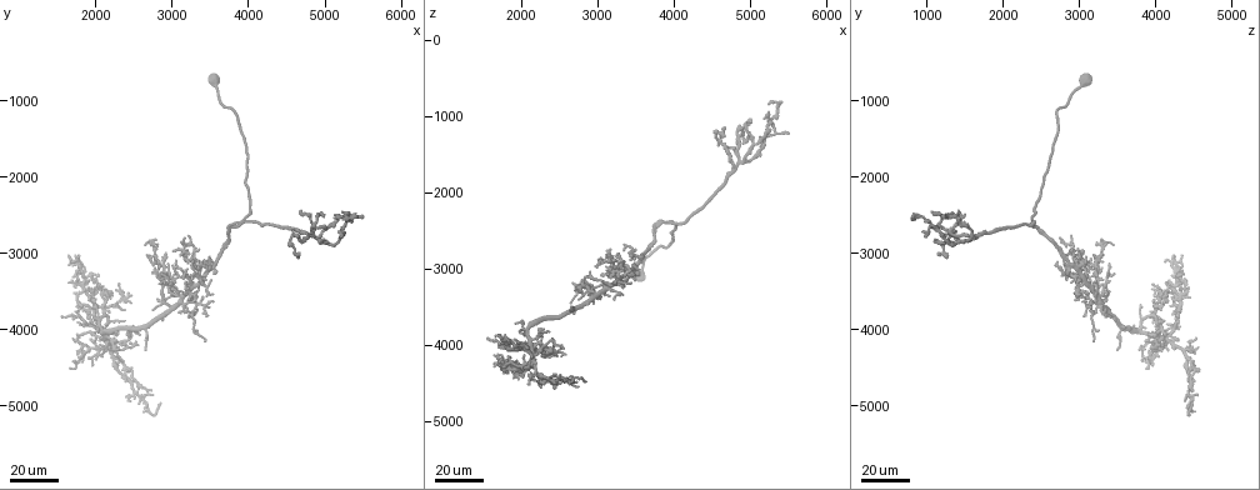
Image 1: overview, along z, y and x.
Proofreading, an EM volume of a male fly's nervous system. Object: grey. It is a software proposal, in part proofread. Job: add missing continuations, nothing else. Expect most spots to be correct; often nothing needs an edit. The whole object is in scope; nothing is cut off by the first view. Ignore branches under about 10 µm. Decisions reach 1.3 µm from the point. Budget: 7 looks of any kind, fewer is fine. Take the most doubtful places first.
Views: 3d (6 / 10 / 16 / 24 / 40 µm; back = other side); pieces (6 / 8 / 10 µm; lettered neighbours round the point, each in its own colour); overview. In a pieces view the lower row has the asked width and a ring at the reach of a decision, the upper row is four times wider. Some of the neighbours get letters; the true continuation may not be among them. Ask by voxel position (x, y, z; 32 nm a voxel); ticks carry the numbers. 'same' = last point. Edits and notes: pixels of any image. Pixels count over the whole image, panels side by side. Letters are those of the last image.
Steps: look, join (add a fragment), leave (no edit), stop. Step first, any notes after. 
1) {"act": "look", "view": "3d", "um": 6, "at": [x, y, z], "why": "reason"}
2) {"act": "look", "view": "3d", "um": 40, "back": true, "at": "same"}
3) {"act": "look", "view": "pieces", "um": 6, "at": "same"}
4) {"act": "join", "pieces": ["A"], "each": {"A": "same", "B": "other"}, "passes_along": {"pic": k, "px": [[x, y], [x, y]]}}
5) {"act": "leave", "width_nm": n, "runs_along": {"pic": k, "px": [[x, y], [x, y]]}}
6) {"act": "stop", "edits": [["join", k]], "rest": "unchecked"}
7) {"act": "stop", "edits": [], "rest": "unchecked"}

{"act": "look", "view": "3d", "um": 40, "at": [4700, 3050, 1150]}

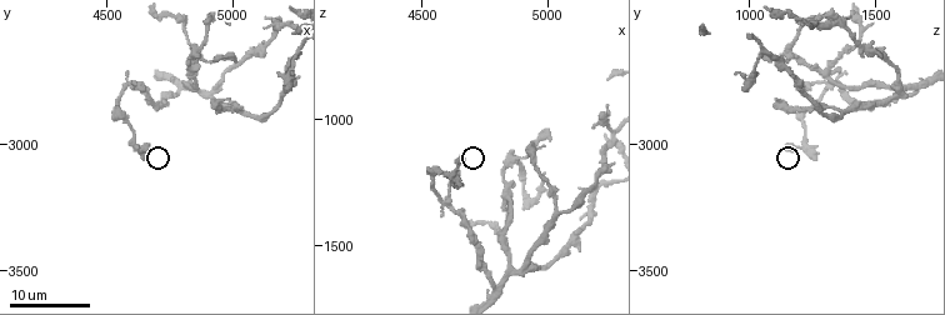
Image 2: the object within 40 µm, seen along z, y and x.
{"act": "look", "view": "pieces", "um": 10, "at": [4660, 3030, 1150]}

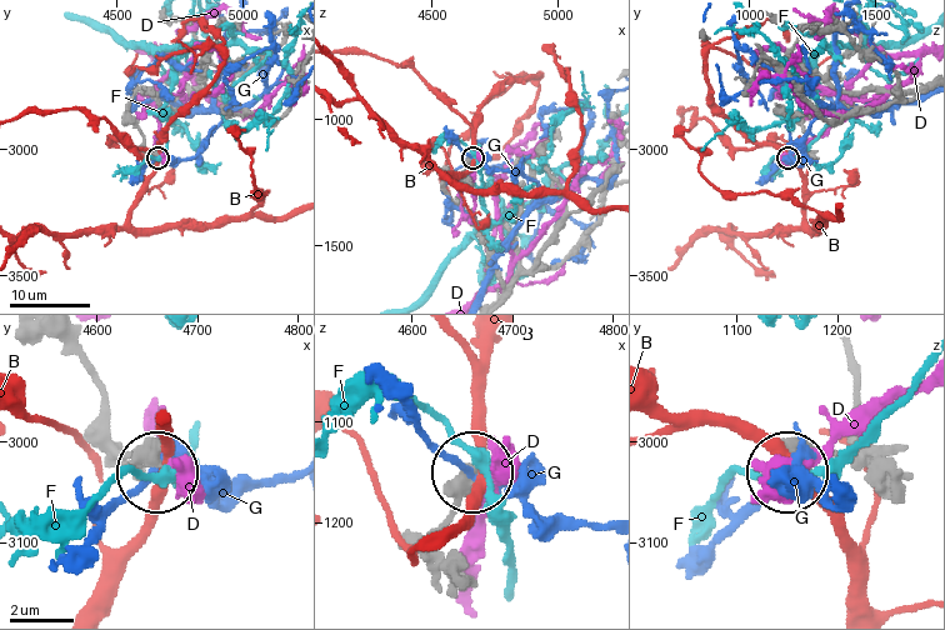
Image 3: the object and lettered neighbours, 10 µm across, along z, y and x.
{"act": "leave", "width_nm": 460, "each": {"B": "other", "D": "other", "F": "other", "G": "other"}, "runs_along": {"pic": 3, "px": [[74, 335], [101, 424], [153, 461]]}, "found": "no lettered fragment goes on from it"}

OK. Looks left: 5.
{"act": "look", "view": "3d", "um": 40, "at": [4700, 2450, 1400], "why": "an open end"}

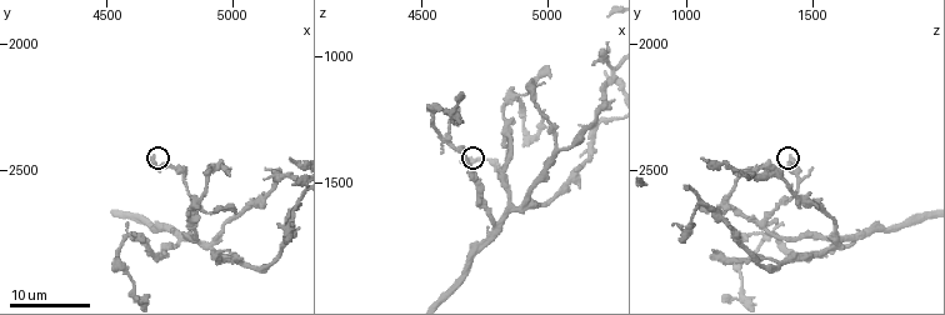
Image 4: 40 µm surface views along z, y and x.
{"act": "look", "view": "pieces", "um": 6, "at": [4690, 2440, 1410]}

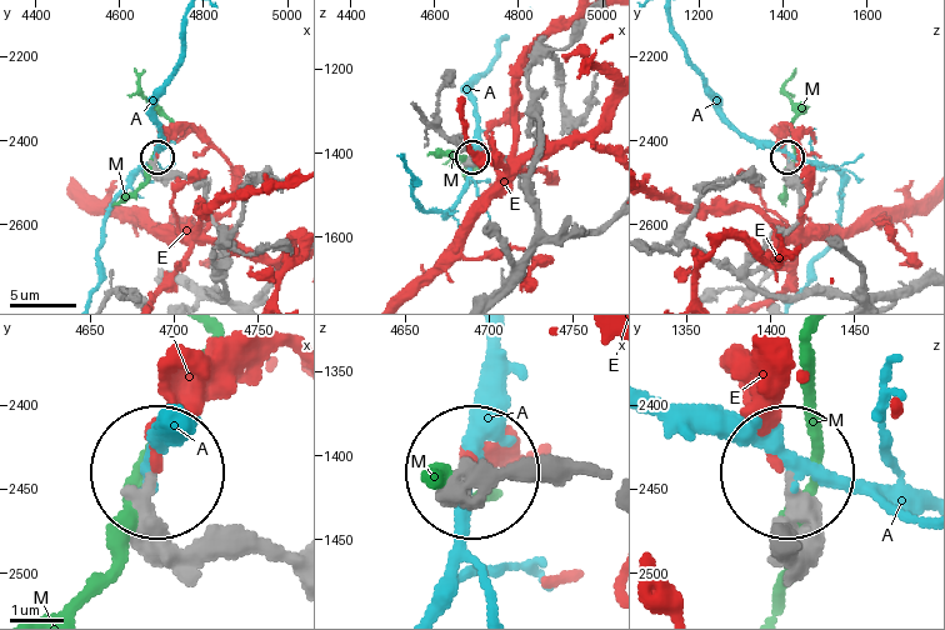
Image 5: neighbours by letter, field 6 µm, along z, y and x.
{"act": "leave", "each": {"A": "other", "E": "other", "M": "other"}, "runs_along": {"pic": 5, "px": [[291, 563], [184, 545], [158, 473]]}, "found": "no lettered fragment goes on from it"}

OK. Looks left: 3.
{"act": "look", "view": "3d", "um": 16, "at": [4990, 2820, 1090], "why": "branch stops here"}

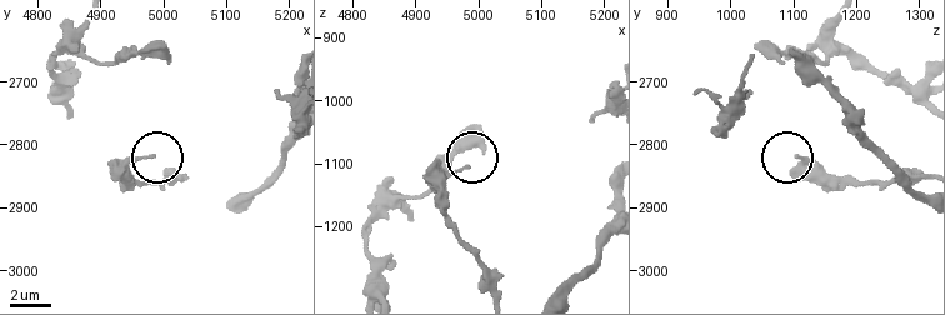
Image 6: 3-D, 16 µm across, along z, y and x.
{"act": "look", "view": "pieces", "um": 8, "at": [4980, 2820, 1105]}

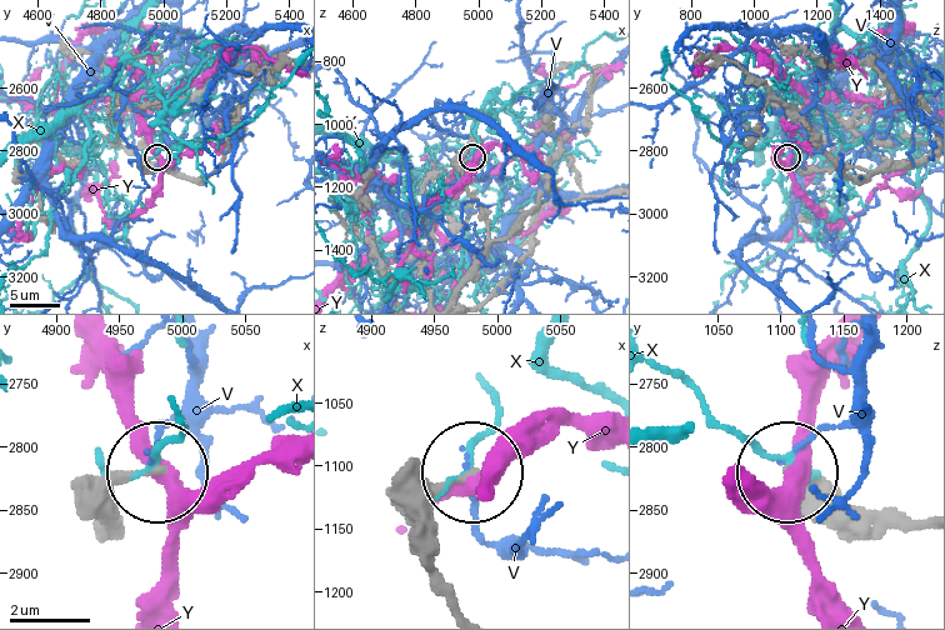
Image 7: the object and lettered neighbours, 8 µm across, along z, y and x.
{"act": "leave", "each": {"V": "other", "X": "other", "Y": "other"}, "found": "none of them fits"}

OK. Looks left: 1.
{"act": "stop", "edits": [], "rest": "unchecked"}

